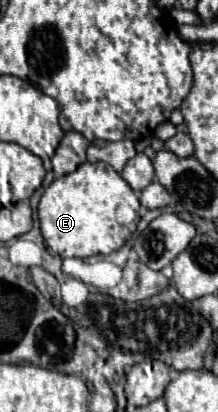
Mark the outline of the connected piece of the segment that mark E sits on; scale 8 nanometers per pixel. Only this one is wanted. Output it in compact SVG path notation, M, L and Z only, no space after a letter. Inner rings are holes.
M82 164L76 172L56 178L38 204L40 230L48 250L60 258L88 258L122 248L138 224L138 196L108 164Z

